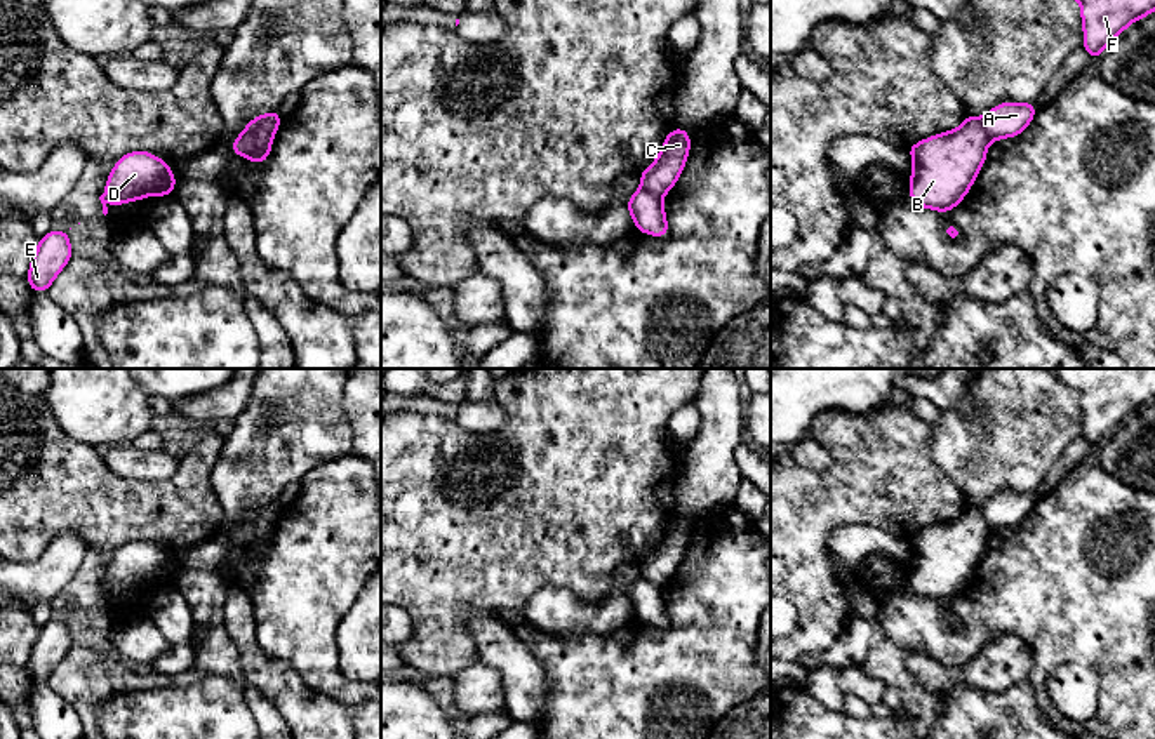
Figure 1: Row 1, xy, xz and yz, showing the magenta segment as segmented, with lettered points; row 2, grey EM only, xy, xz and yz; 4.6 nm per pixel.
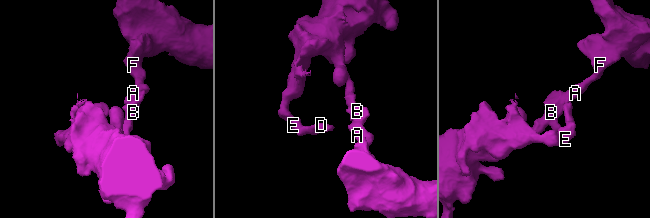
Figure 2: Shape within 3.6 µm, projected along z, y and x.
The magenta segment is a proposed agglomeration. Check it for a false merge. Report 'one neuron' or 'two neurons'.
two neurons

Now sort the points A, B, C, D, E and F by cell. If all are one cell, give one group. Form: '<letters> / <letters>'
A F / B C D E

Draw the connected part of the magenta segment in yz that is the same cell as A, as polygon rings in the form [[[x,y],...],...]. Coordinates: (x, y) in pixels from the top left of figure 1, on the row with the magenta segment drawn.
[[[1033,103],[997,104],[981,118],[988,143],[1023,134],[1035,113],[1037,110]]]

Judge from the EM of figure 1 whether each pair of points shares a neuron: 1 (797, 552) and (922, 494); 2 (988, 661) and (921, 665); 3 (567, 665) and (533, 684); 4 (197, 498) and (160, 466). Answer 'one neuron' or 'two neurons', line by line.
1: one neuron
2: one neuron
3: two neurons
4: two neurons

